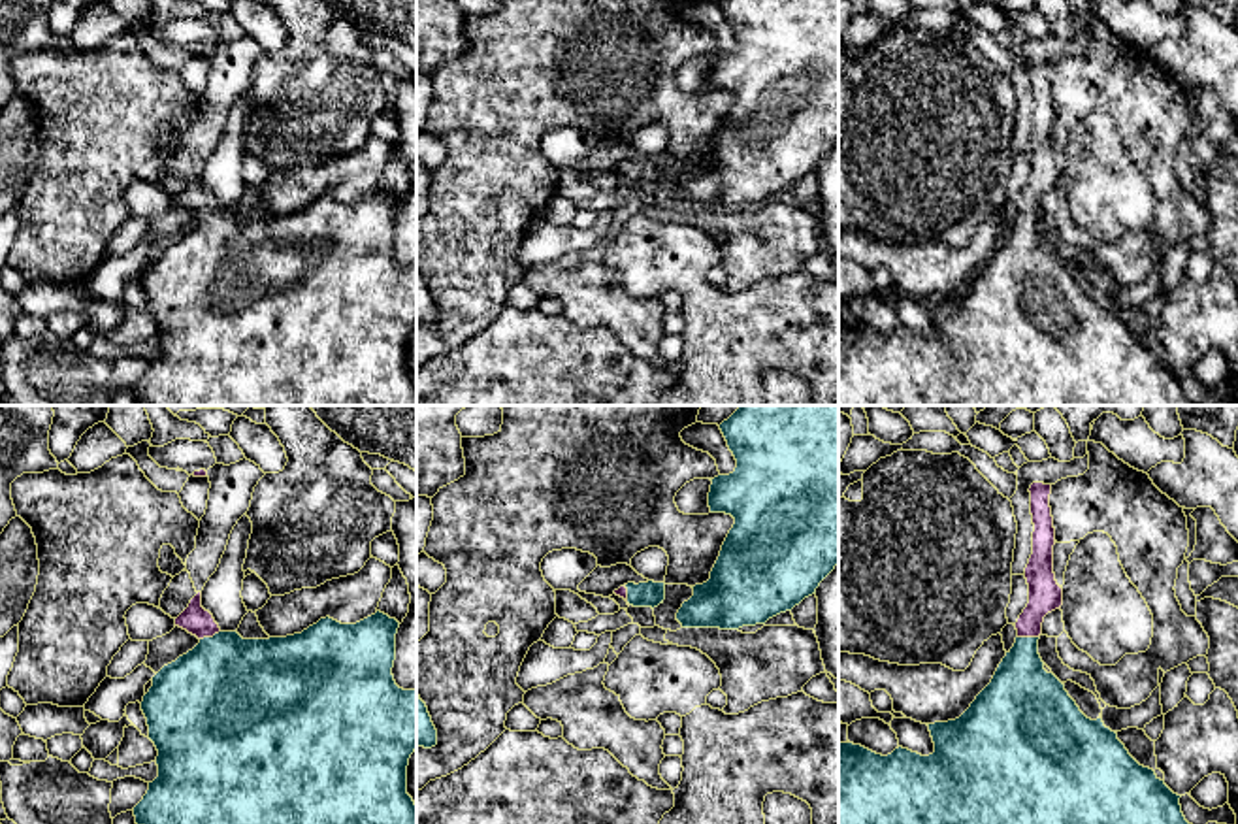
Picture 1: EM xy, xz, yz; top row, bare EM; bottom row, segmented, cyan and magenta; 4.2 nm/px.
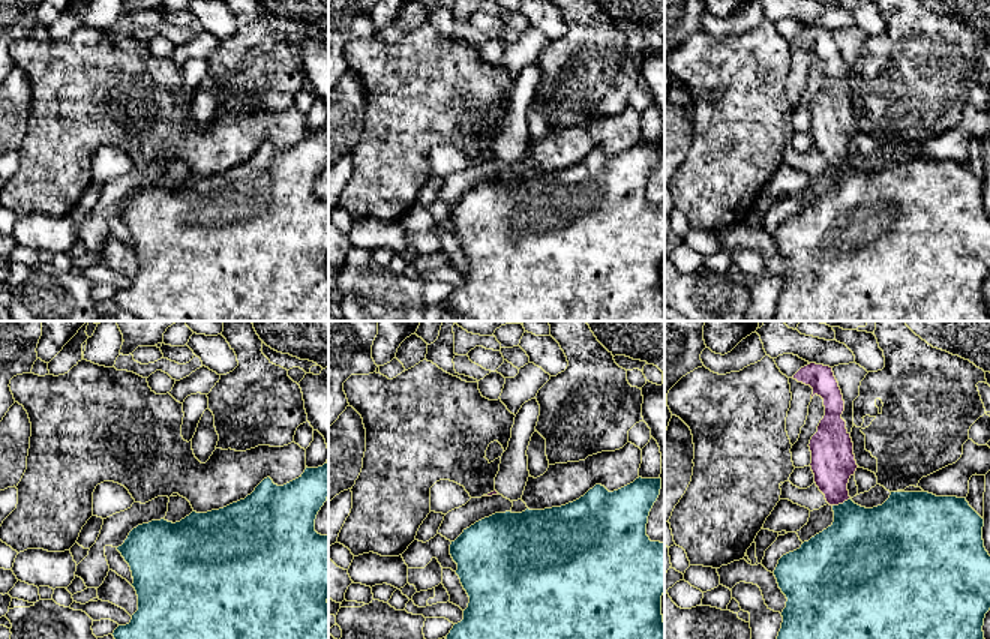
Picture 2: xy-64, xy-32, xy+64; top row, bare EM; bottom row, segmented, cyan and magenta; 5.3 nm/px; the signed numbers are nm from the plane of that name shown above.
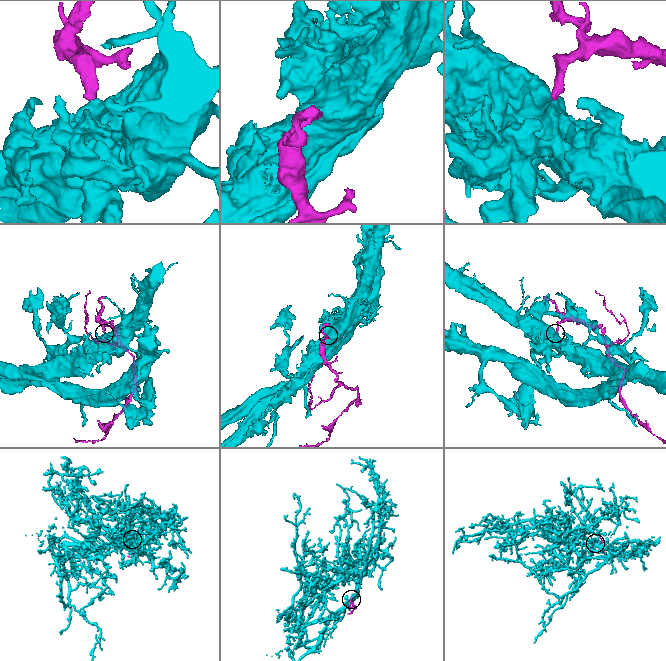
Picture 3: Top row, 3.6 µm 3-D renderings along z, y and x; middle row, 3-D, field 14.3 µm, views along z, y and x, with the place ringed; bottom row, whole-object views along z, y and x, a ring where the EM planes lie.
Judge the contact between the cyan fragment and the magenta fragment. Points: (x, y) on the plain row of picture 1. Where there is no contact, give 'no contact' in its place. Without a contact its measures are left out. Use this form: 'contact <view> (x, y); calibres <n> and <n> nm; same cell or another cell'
contact yz (1029, 215); calibres 300 and 140 nm; same cell

